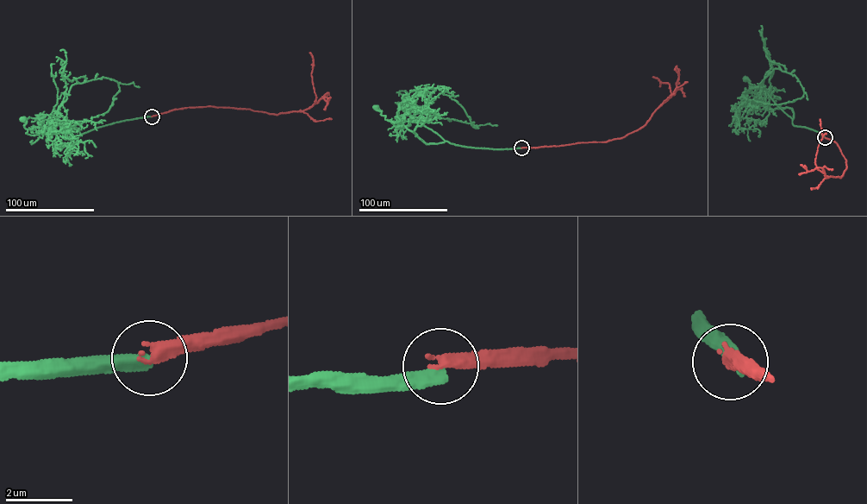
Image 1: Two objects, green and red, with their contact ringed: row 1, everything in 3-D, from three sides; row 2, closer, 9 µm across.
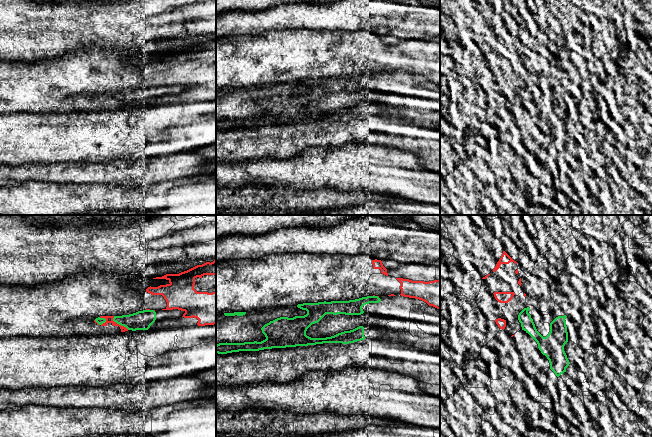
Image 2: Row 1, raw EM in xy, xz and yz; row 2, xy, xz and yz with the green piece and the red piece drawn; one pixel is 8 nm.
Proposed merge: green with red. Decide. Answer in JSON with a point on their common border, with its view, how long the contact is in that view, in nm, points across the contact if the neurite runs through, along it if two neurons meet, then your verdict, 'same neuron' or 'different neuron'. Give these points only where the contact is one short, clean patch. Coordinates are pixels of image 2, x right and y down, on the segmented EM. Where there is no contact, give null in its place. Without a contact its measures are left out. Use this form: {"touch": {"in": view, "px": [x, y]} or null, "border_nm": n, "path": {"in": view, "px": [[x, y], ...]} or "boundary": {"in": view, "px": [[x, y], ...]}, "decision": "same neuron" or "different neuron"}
{"touch": {"in": "xy", "px": [119, 324]}, "border_nm": 170, "decision": "different neuron"}

